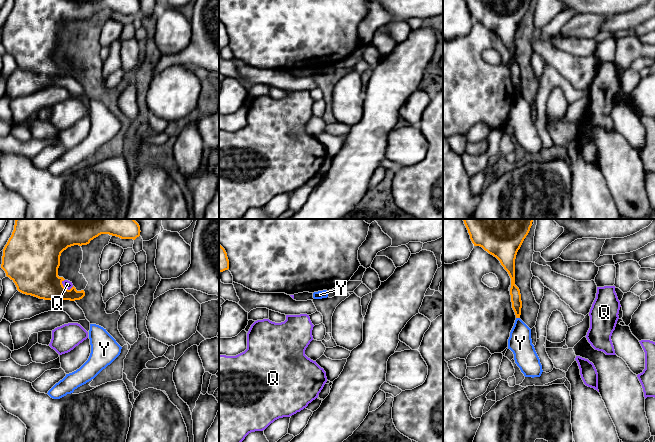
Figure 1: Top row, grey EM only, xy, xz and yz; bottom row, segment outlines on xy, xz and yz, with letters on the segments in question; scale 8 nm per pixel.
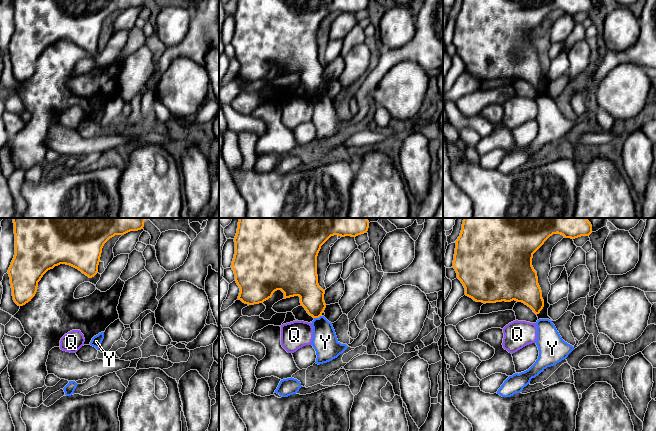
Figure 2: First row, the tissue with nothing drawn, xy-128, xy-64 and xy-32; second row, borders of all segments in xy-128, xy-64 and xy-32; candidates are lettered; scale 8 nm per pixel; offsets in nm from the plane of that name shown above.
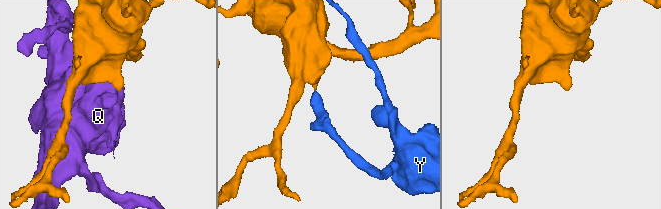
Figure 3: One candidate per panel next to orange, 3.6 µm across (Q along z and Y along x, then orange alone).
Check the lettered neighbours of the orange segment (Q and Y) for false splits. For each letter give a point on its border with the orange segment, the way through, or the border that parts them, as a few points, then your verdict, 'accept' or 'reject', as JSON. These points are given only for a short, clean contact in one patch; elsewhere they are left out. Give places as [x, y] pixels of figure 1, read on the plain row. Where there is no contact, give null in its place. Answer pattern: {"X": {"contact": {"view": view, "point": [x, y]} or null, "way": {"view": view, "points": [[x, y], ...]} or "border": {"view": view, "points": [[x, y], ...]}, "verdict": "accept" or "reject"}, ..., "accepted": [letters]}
{"Q": {"contact": {"view": "xy", "point": [65, 64]}, "verdict": "reject"}, "Y": {"contact": {"view": "yz", "point": [518, 93]}, "border": {"view": "yz", "points": [[516, 93], [519, 94]]}, "verdict": "reject"}, "accepted": []}

